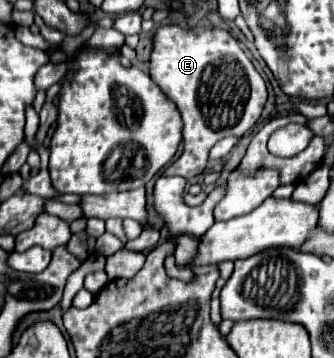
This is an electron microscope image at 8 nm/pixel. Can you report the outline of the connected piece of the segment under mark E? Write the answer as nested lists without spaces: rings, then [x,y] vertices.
[[[159,26],[151,38],[151,78],[163,92],[177,104],[183,118],[183,152],[181,156],[169,164],[163,174],[165,176],[183,176],[191,180],[205,170],[207,154],[211,146],[225,138],[237,136],[241,138],[253,124],[259,120],[263,106],[267,102],[267,86],[261,74],[255,70],[253,62],[247,58],[237,38],[225,28],[181,28],[181,26]]]

